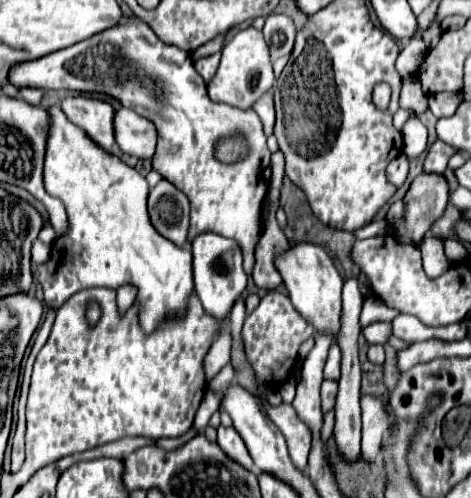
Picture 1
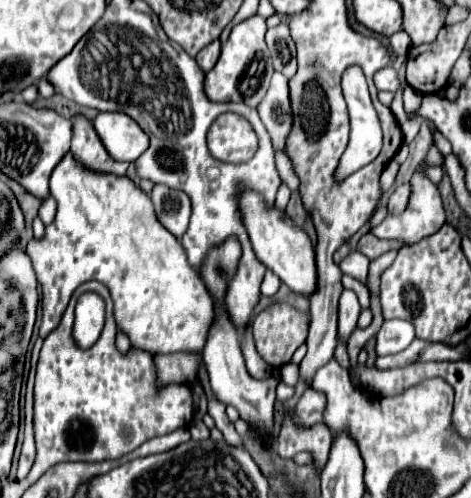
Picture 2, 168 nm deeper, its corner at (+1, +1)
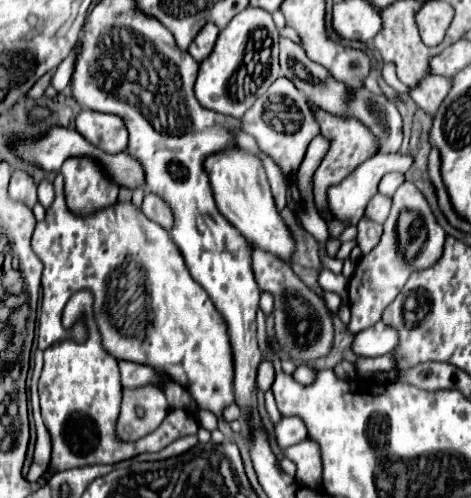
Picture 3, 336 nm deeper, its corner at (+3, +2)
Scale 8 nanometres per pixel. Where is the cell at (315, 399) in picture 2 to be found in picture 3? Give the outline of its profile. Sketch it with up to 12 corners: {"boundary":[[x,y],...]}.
{"boundary":[[282,418],[274,434],[280,450],[308,436],[296,418]]}

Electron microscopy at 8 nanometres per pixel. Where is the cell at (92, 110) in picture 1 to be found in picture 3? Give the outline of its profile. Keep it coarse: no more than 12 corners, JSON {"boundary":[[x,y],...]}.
{"boundary":[[68,158],[66,204],[90,216],[116,204],[118,186],[94,160]]}

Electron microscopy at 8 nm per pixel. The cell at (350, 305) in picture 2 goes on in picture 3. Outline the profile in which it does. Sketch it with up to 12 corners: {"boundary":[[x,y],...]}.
{"boundary":[[322,268],[318,284],[324,290],[348,296],[348,280],[342,274]]}

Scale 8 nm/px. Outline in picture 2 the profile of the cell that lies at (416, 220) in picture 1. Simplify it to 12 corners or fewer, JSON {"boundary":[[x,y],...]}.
{"boundary":[[410,183],[396,187],[388,211],[400,215],[410,199]]}

